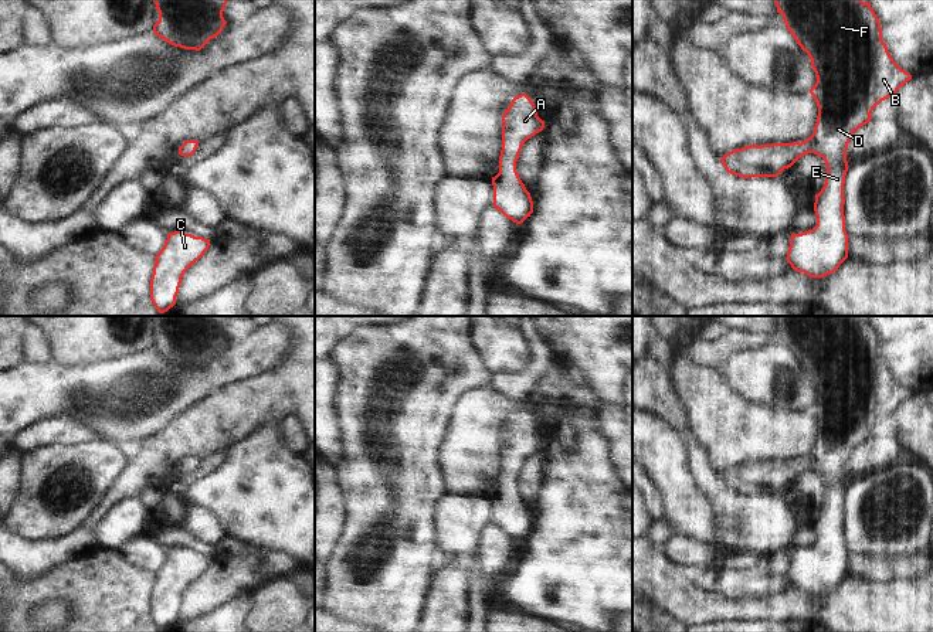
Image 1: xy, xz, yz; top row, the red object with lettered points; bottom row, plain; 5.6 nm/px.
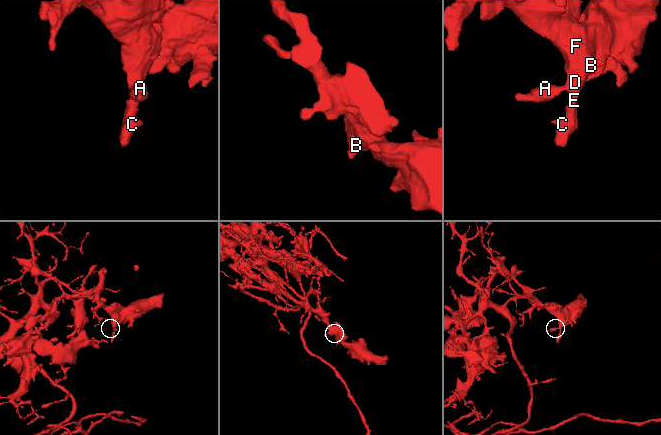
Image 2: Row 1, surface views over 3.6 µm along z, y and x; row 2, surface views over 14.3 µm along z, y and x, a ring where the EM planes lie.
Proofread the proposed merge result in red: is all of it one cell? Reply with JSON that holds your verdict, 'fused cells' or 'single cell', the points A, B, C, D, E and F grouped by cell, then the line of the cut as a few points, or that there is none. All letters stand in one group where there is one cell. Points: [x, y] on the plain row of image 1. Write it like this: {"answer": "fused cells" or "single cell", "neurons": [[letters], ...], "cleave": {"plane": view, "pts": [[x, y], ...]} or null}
{"answer": "single cell", "neurons": [["A", "B", "C", "D", "E", "F"]], "cleave": null}

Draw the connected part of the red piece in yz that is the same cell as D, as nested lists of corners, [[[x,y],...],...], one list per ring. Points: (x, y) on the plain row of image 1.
[[[774,316],[777,330],[783,333],[787,347],[793,351],[797,361],[805,368],[811,377],[817,400],[810,411],[817,419],[818,434],[812,452],[804,459],[750,462],[726,470],[720,479],[727,490],[750,496],[750,495],[777,495],[784,486],[791,485],[801,473],[814,470],[824,476],[827,482],[825,502],[815,512],[814,529],[817,543],[790,555],[787,580],[797,589],[804,589],[810,595],[822,595],[834,591],[839,582],[848,575],[848,551],[845,548],[844,533],[844,502],[848,489],[847,468],[851,453],[861,444],[871,439],[872,428],[882,418],[895,412],[900,404],[912,397],[912,393],[902,387],[890,374],[886,361],[882,357],[881,340],[871,320],[861,316]]]

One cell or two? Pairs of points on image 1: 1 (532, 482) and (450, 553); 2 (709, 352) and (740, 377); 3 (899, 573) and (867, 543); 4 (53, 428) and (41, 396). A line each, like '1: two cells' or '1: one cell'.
1: two cells
2: two cells
3: two cells
4: two cells

